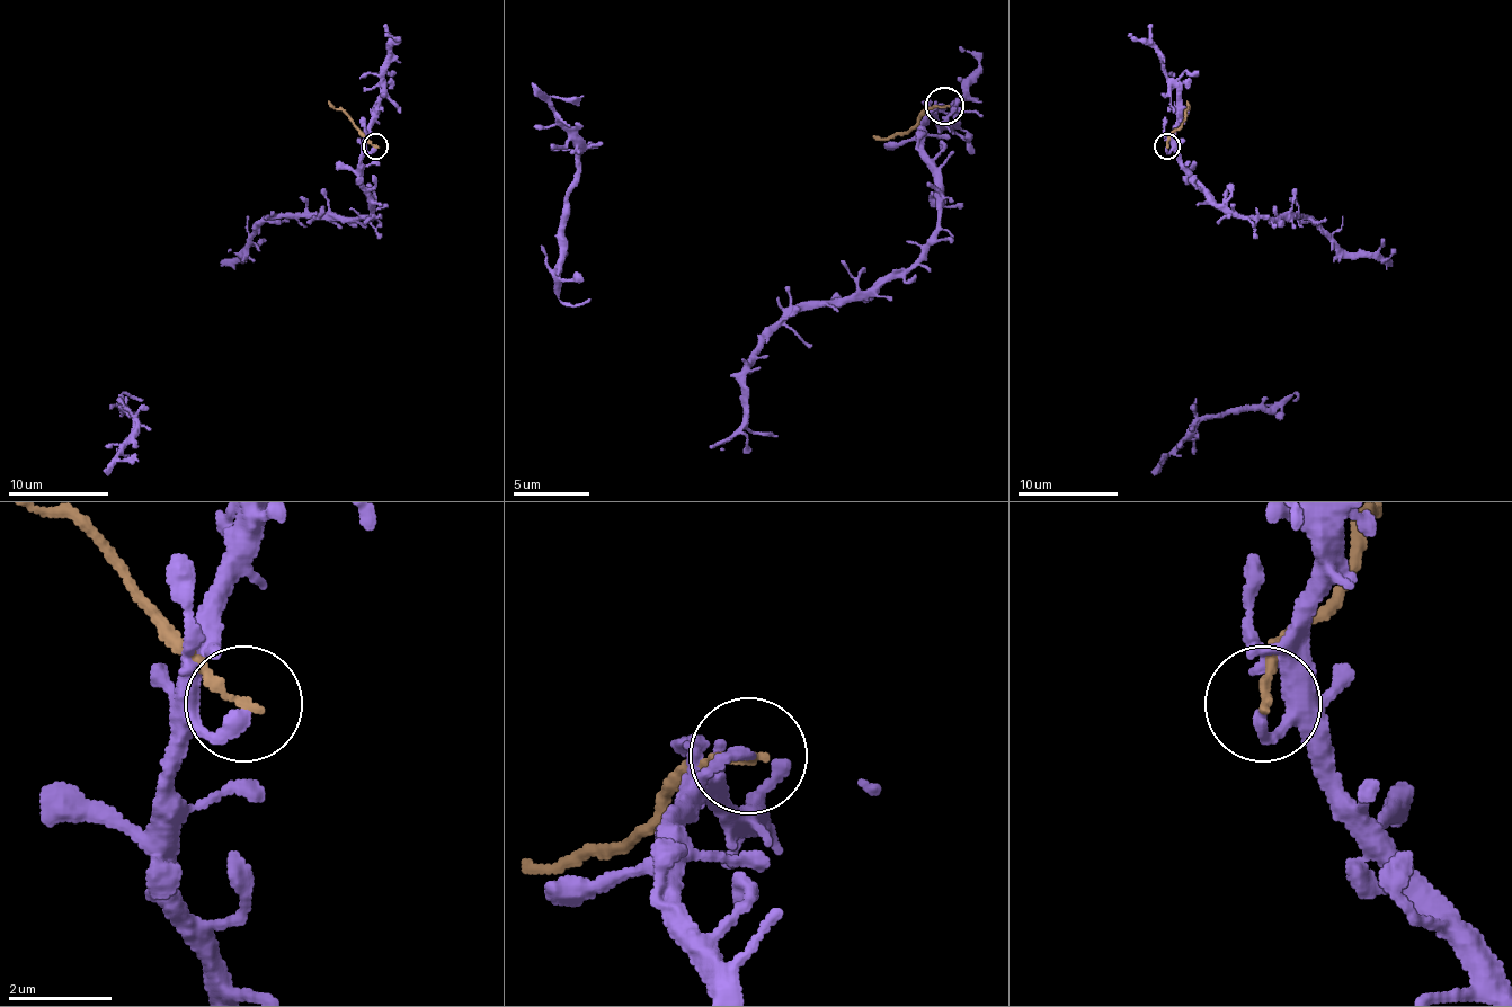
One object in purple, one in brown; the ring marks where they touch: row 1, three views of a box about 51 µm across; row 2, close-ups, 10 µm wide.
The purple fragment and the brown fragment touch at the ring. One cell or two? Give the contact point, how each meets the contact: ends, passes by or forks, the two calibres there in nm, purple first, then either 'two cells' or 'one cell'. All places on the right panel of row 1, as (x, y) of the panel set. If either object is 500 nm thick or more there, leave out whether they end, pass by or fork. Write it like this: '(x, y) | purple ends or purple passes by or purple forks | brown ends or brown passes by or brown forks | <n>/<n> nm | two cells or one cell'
(1166, 146) | purple ends | brown ends | 240/160 nm | two cells

